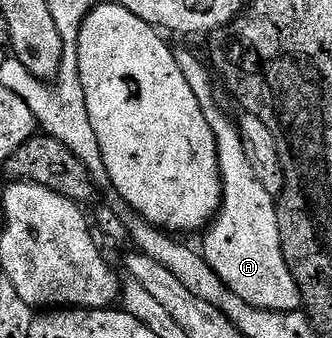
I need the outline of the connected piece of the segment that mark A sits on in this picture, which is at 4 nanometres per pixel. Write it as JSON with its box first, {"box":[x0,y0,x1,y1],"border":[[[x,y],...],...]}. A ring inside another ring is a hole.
{"box":[173,46,304,312],"border":[[[176,46],[173,56],[179,64],[179,69],[183,71],[183,77],[192,87],[192,92],[198,98],[200,108],[203,109],[203,115],[207,123],[215,133],[216,147],[219,153],[220,177],[221,177],[221,207],[214,219],[210,222],[208,229],[204,232],[203,247],[201,254],[208,265],[215,271],[216,275],[227,285],[227,287],[241,297],[245,303],[253,308],[265,309],[275,312],[293,312],[302,308],[304,299],[290,267],[283,257],[282,237],[279,235],[279,221],[277,213],[276,196],[267,192],[259,182],[259,177],[252,169],[251,163],[247,158],[246,149],[243,148],[242,137],[238,124],[229,119],[222,107],[217,103],[211,77],[206,67],[200,59],[195,57],[187,48]]]}

